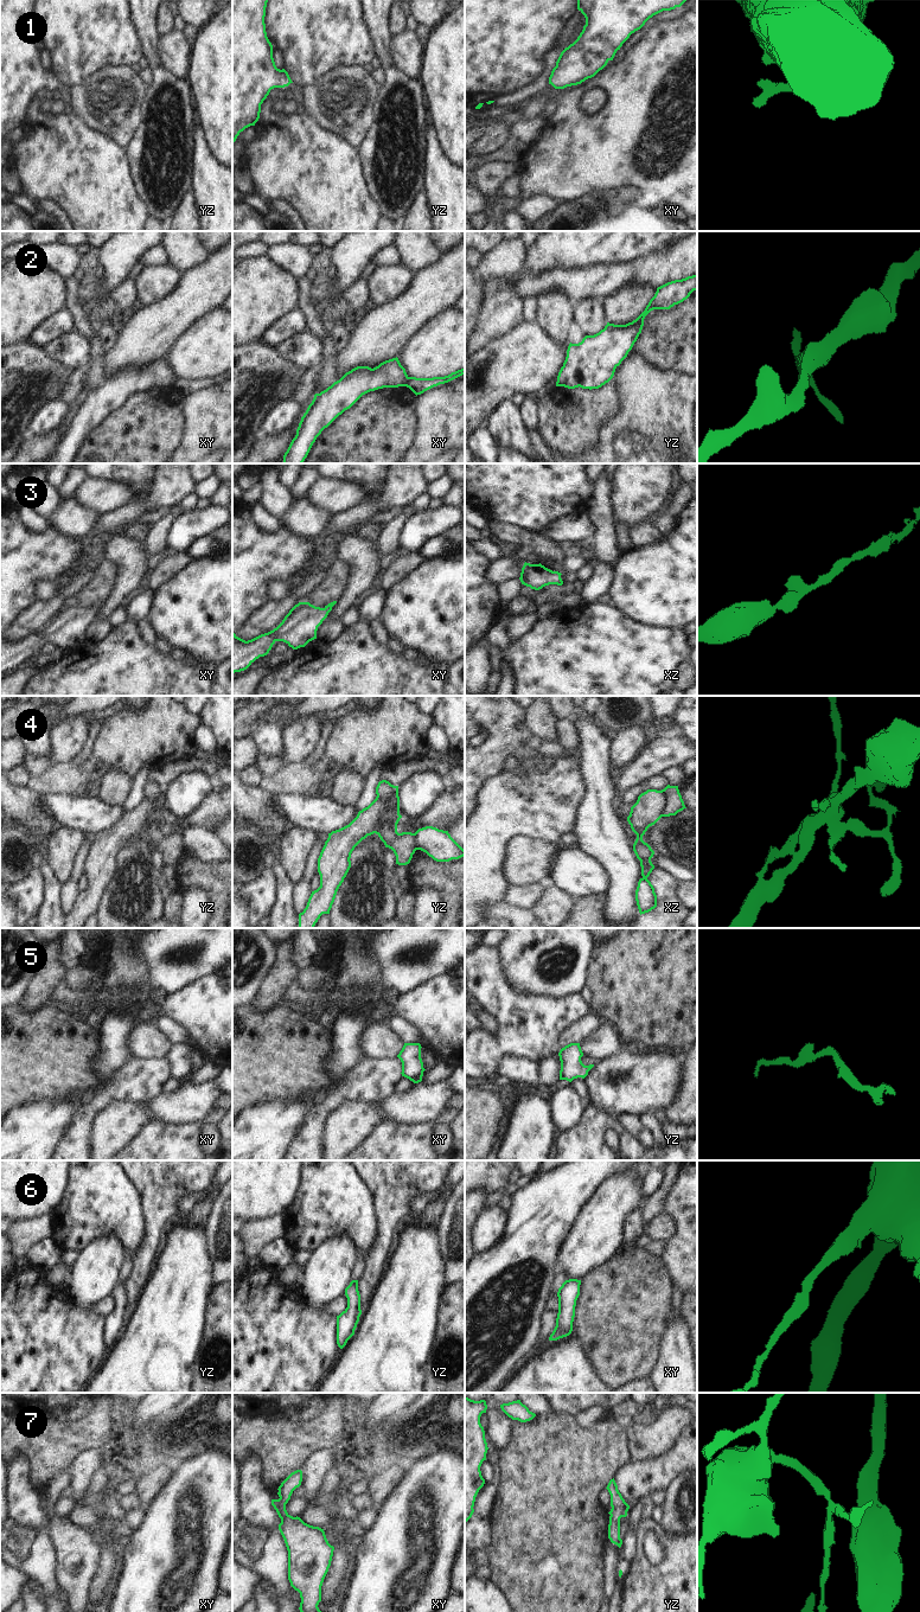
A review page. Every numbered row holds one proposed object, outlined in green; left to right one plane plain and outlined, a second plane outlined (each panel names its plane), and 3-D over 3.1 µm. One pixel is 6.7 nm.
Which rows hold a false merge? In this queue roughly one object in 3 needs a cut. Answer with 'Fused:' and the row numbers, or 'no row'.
Fused: 2, 4

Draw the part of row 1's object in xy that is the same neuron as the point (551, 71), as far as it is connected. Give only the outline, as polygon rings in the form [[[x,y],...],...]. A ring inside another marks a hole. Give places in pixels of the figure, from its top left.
[[[577,0],[586,25],[577,39],[566,47],[552,69],[549,84],[555,89],[577,85],[602,70],[632,33],[653,15],[681,7],[686,0]]]

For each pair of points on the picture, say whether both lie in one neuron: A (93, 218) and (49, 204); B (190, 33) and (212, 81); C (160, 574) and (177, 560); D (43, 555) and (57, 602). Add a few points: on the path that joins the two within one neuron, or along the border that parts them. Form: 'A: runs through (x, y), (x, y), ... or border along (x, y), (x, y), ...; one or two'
A: border along (37, 199), (53, 199), (69, 218); two
B: border along (199, 30), (196, 42), (191, 46); two
C: runs through (164, 570), (173, 563); one
D: border along (72, 569), (56, 582); two

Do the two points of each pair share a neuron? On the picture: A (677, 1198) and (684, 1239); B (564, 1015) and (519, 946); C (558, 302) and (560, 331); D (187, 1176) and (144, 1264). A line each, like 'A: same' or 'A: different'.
A: same
B: different
C: same
D: same

